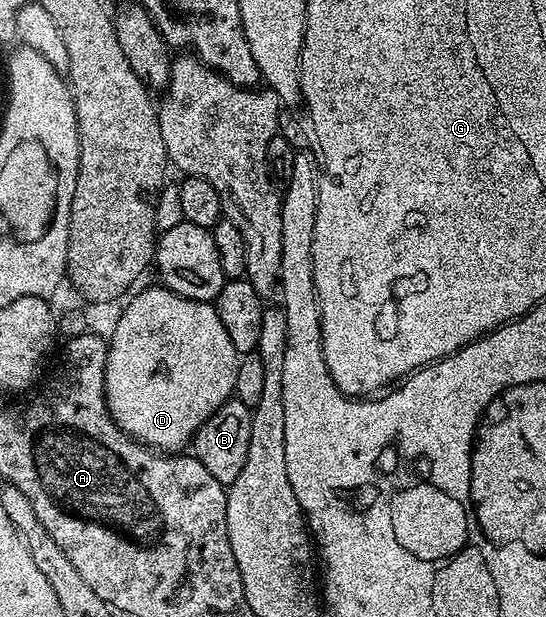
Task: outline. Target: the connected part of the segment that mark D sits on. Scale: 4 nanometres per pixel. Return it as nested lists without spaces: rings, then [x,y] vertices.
[[[154,284],[147,286],[140,294],[135,295],[131,303],[127,302],[123,307],[117,328],[107,343],[107,363],[105,364],[105,396],[107,397],[107,411],[111,413],[111,418],[119,428],[127,433],[130,438],[137,442],[142,442],[145,446],[150,446],[153,450],[160,452],[179,452],[183,446],[192,441],[195,433],[217,412],[217,408],[224,406],[226,402],[232,401],[237,384],[237,370],[240,362],[240,354],[237,348],[233,348],[233,340],[229,340],[229,332],[225,332],[225,324],[221,324],[221,316],[217,316],[214,305],[210,302],[194,302],[177,292],[173,292],[168,286]]]

